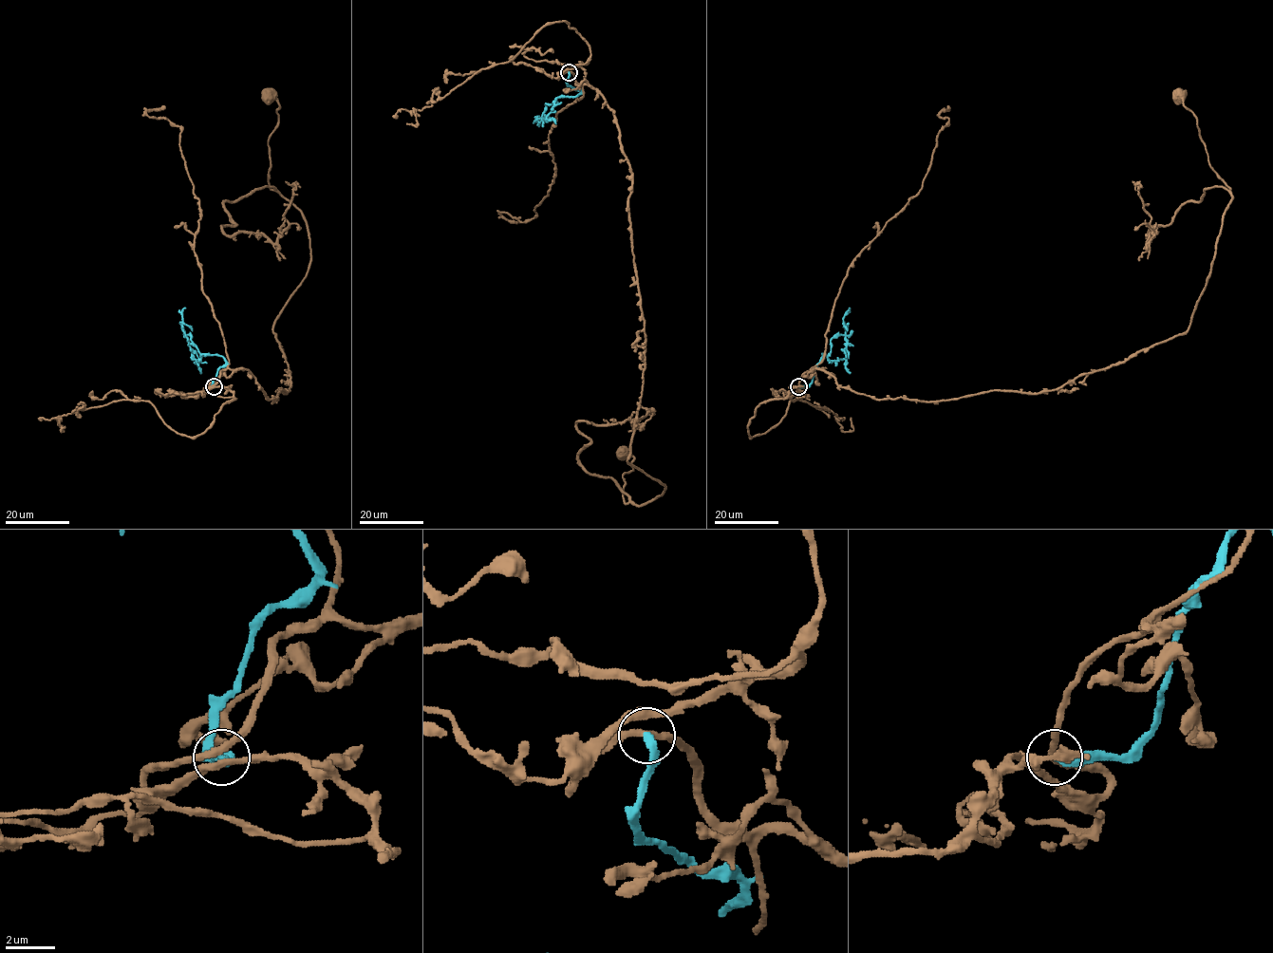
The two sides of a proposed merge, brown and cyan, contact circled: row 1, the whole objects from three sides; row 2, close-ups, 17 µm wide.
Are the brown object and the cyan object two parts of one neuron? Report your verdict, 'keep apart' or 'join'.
keep apart

